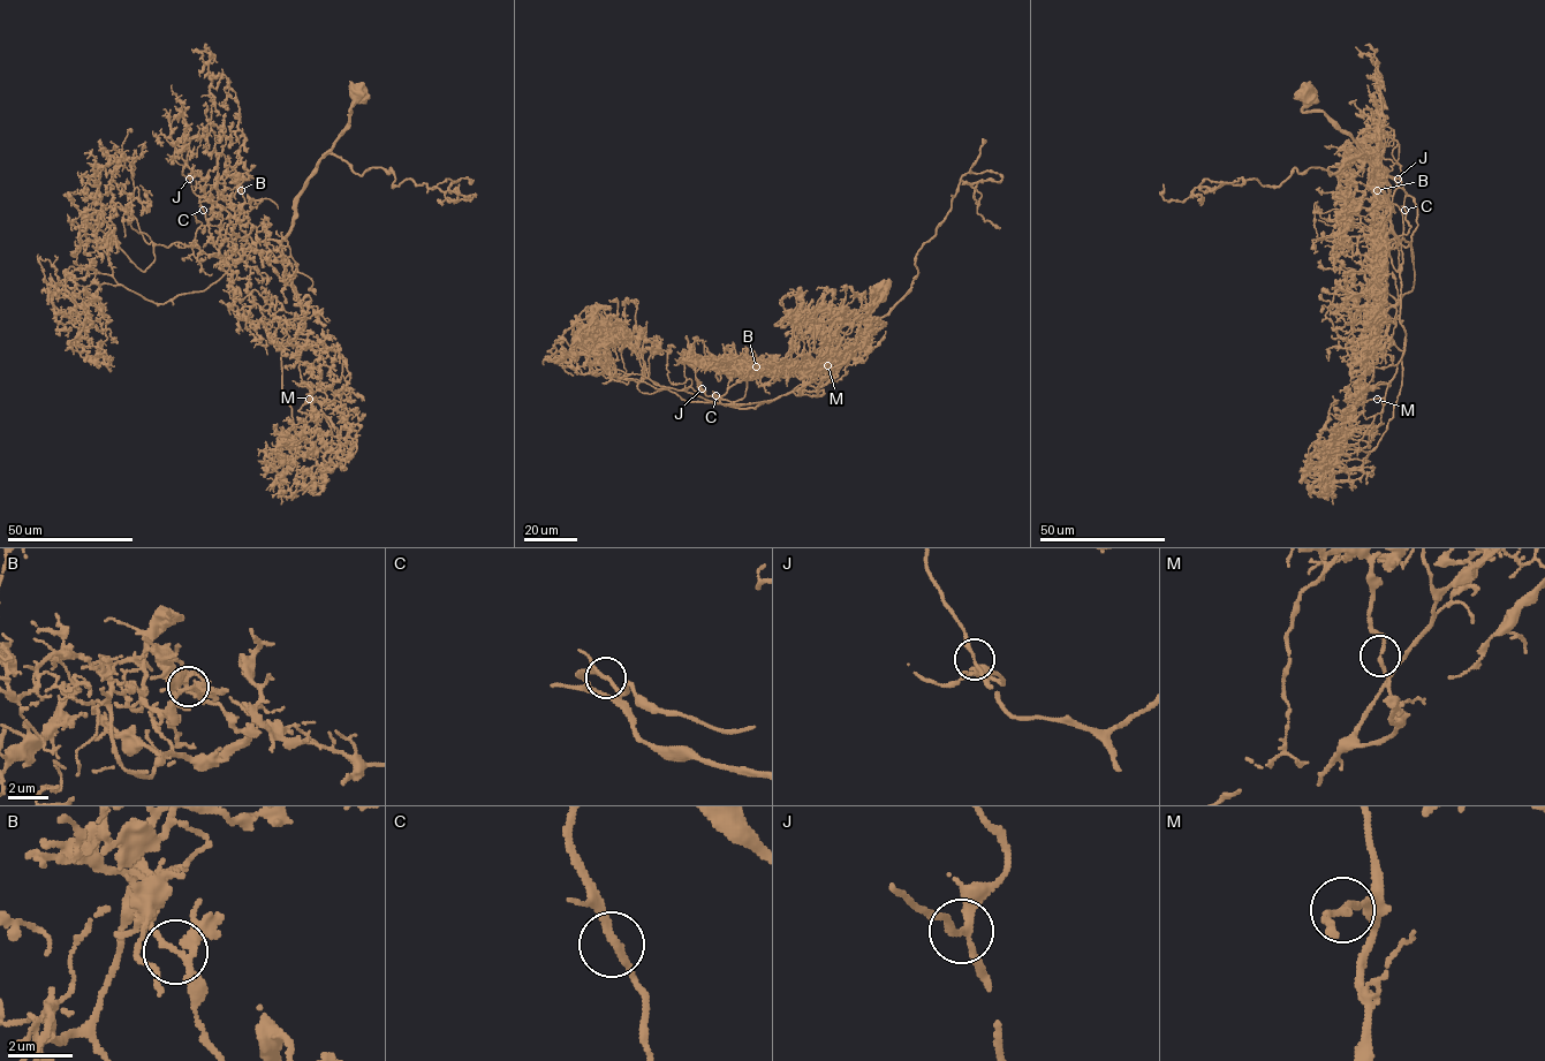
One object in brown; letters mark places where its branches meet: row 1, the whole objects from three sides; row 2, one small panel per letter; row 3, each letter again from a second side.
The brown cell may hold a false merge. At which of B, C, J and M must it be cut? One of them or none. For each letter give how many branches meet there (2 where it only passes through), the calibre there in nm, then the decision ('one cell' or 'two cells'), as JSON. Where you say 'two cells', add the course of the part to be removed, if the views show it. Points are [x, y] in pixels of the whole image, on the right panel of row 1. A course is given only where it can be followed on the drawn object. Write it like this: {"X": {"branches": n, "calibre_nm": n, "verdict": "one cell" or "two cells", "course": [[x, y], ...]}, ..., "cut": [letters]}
{"B": {"branches": 3, "calibre_nm": 240, "verdict": "one cell"}, "C": {"branches": 2, "calibre_nm": 200, "verdict": "one cell"}, "J": {"branches": 3, "calibre_nm": 190, "verdict": "one cell"}, "M": {"branches": 2, "calibre_nm": 170, "verdict": "one cell"}, "cut": []}

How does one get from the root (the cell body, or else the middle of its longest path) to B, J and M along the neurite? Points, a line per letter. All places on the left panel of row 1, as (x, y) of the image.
B: (357, 91), (281, 240), (252, 241), (205, 196), (216, 188), (242, 207), (240, 190)
J: (357, 91), (281, 240), (252, 241), (205, 196), (218, 172), (210, 122), (183, 143), (188, 179)
M: (357, 91), (349, 123), (315, 167), (281, 242), (282, 265), (304, 319), (296, 346), (309, 399)

